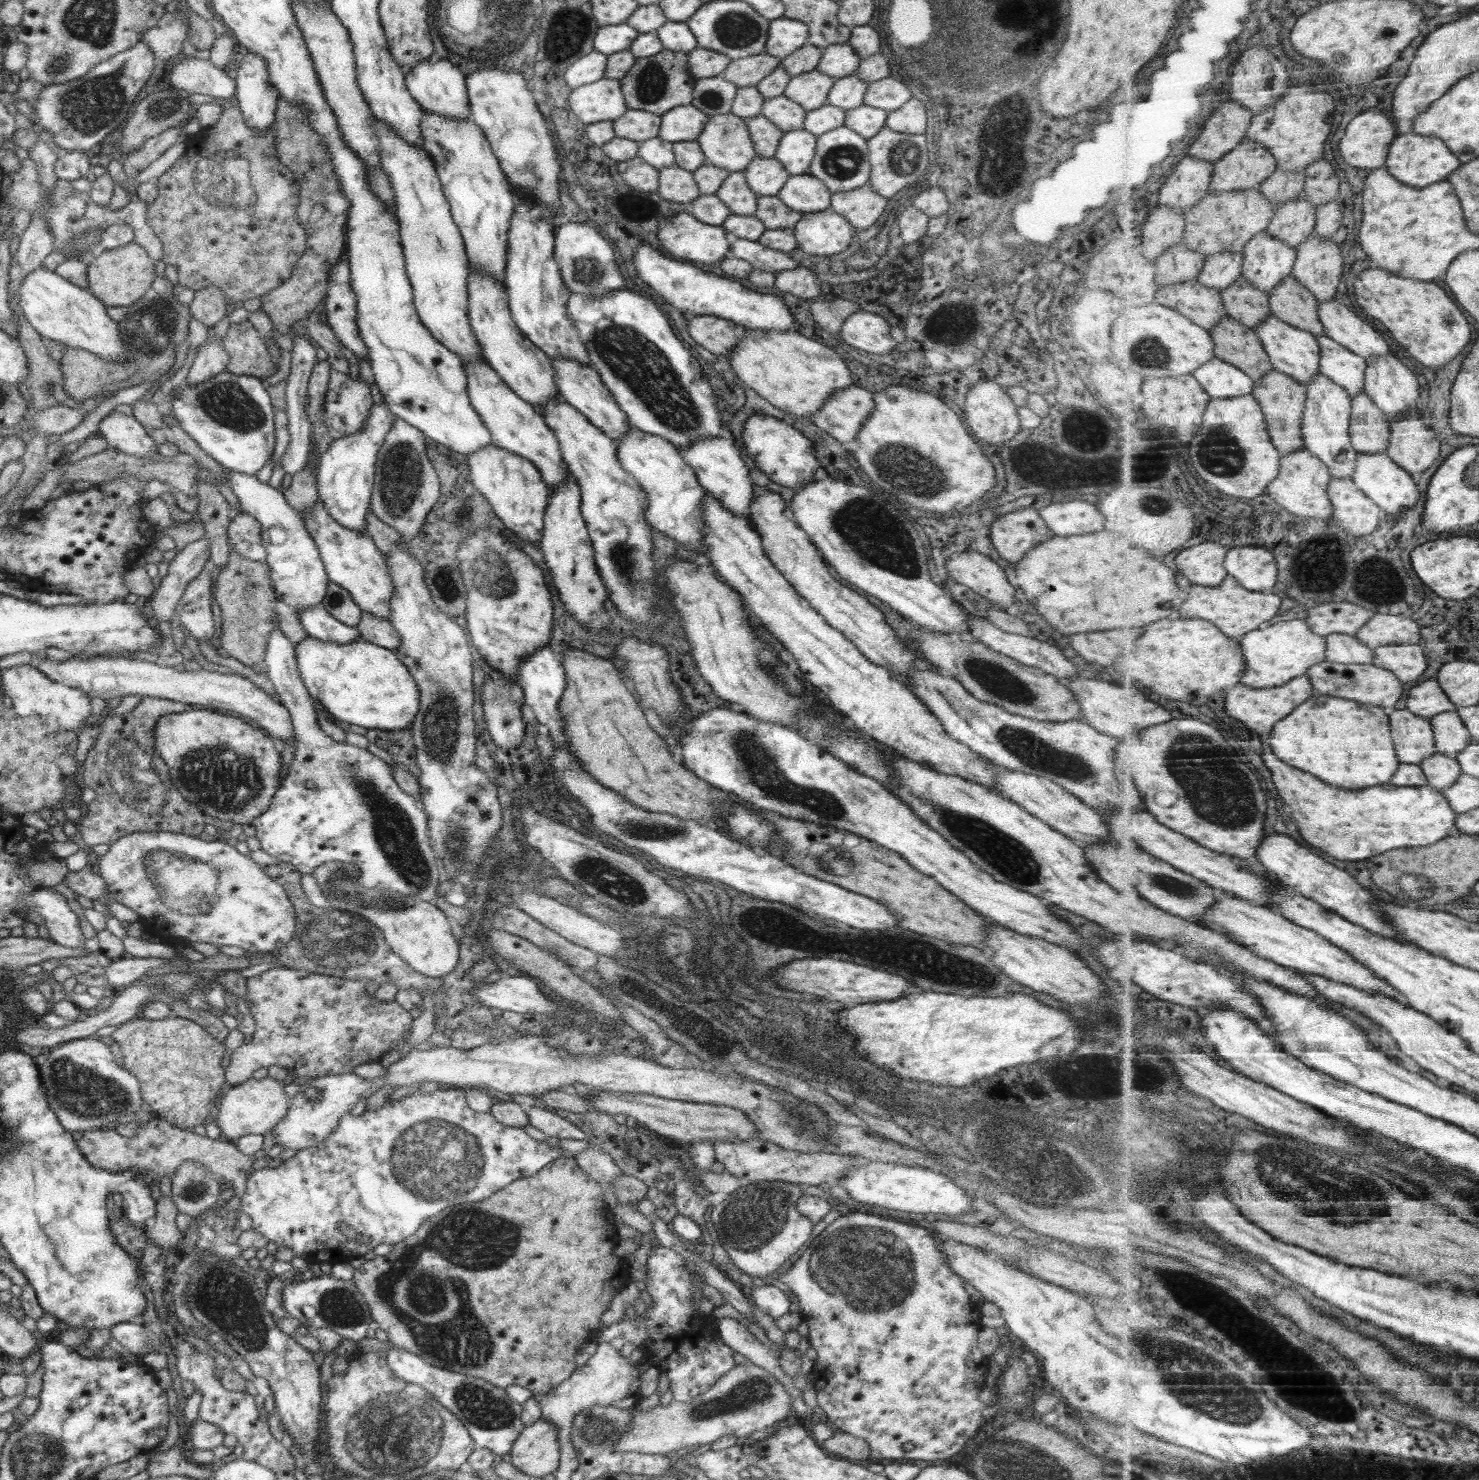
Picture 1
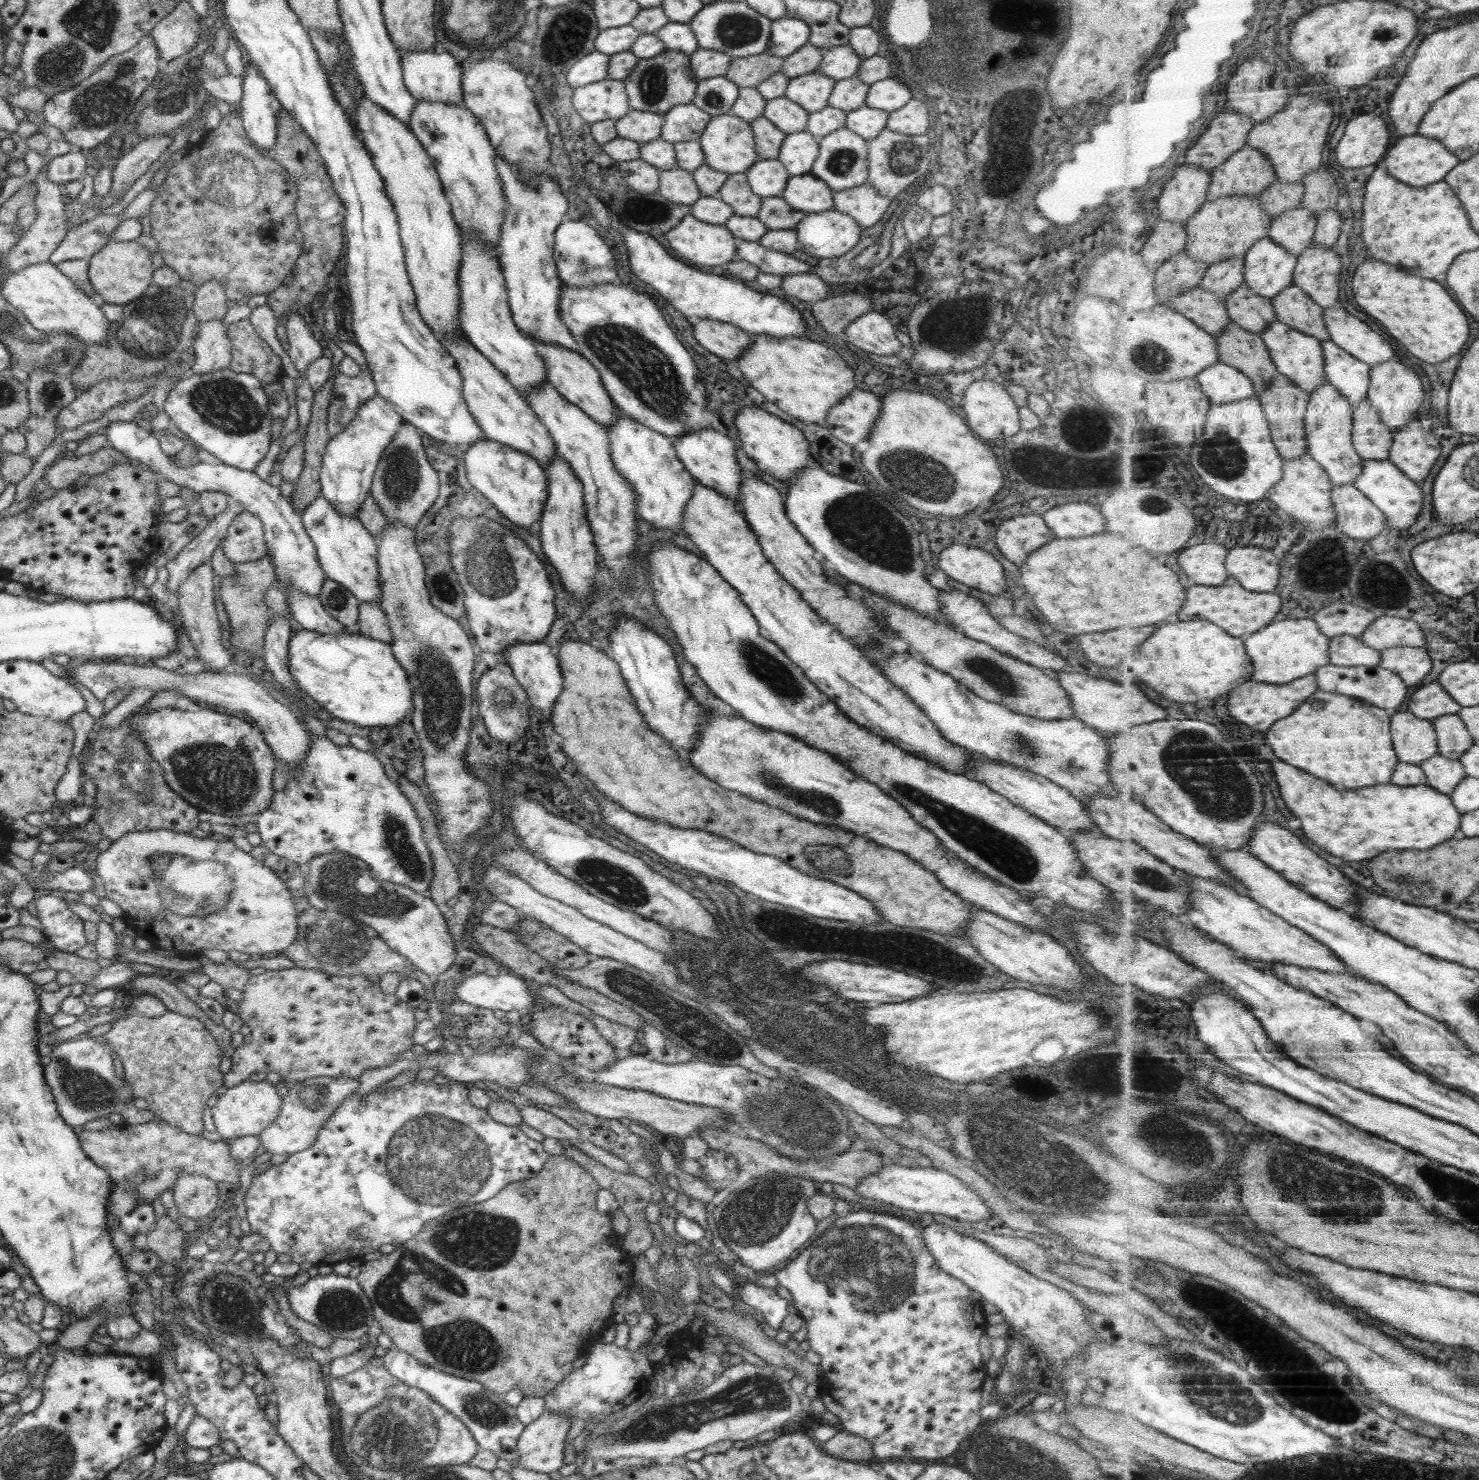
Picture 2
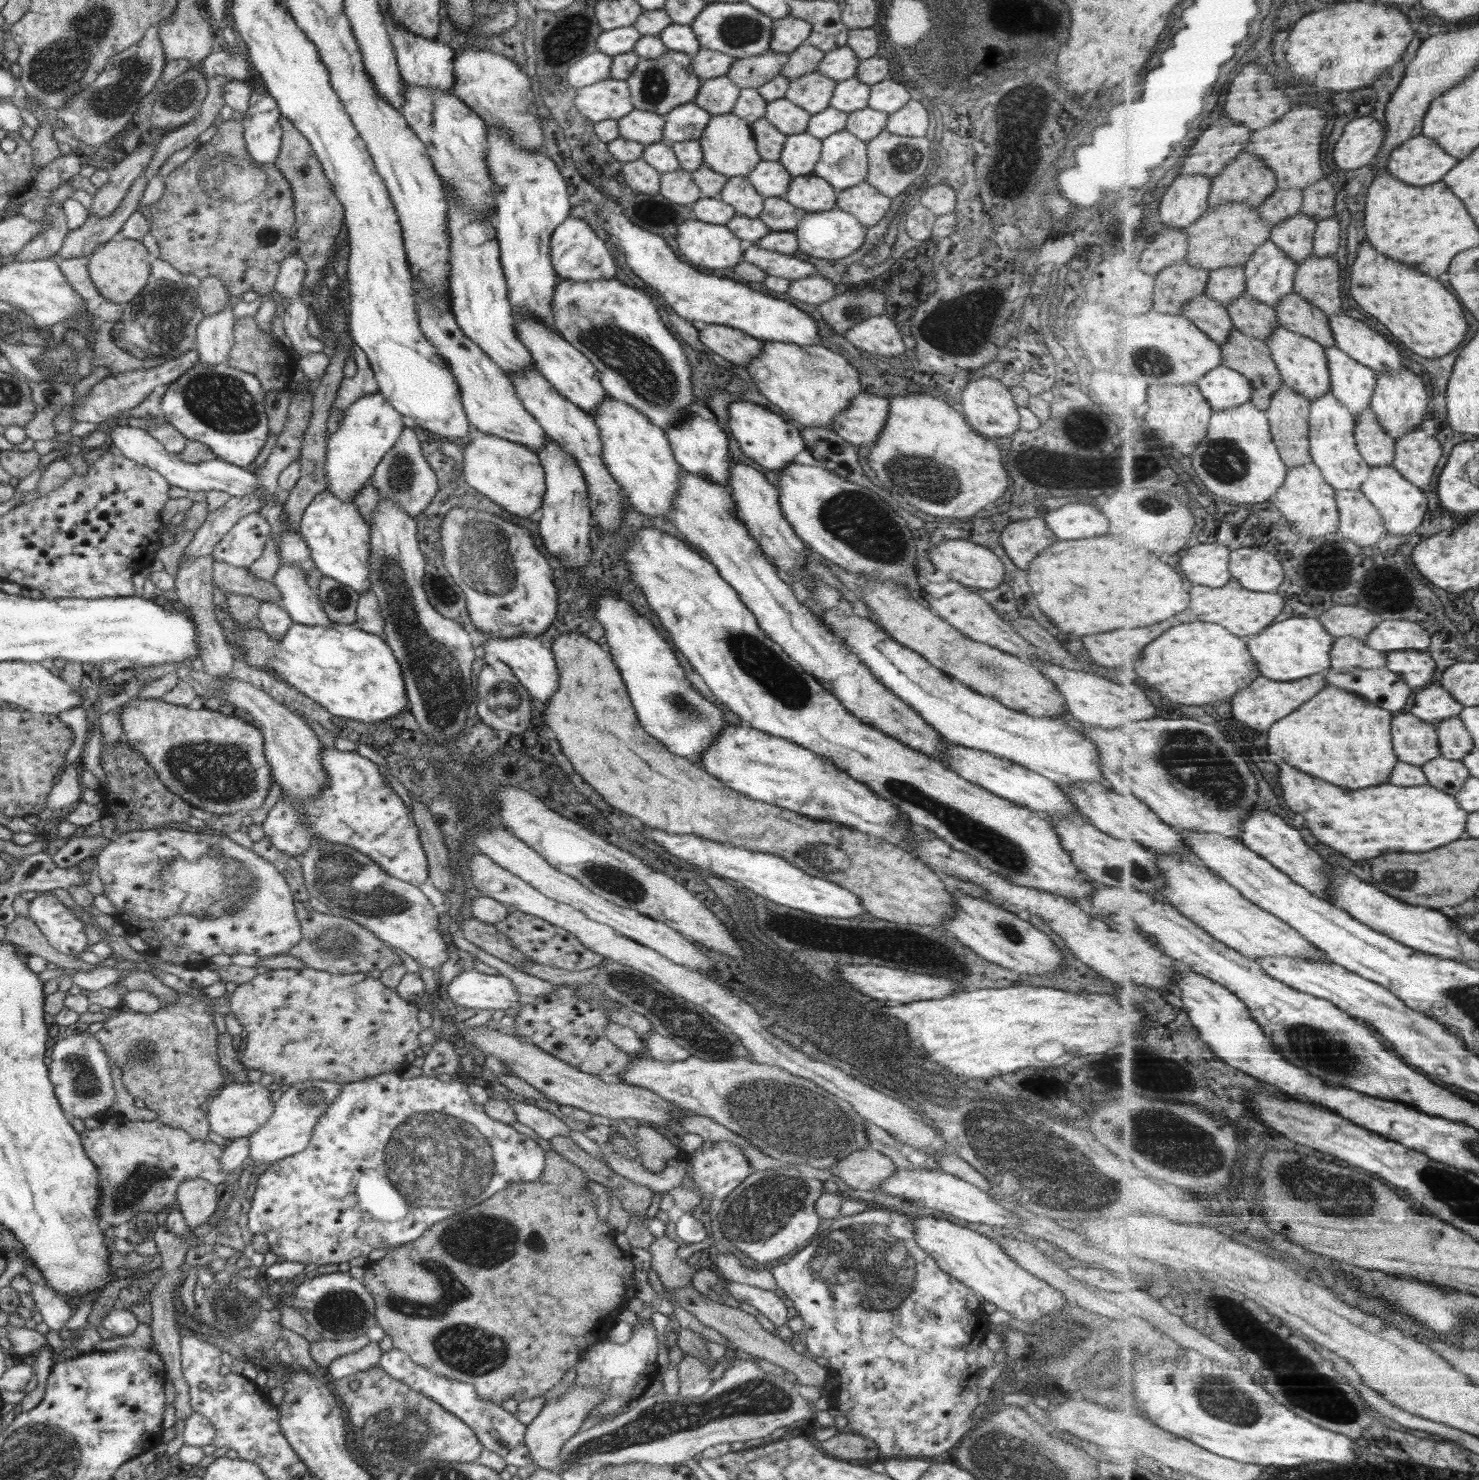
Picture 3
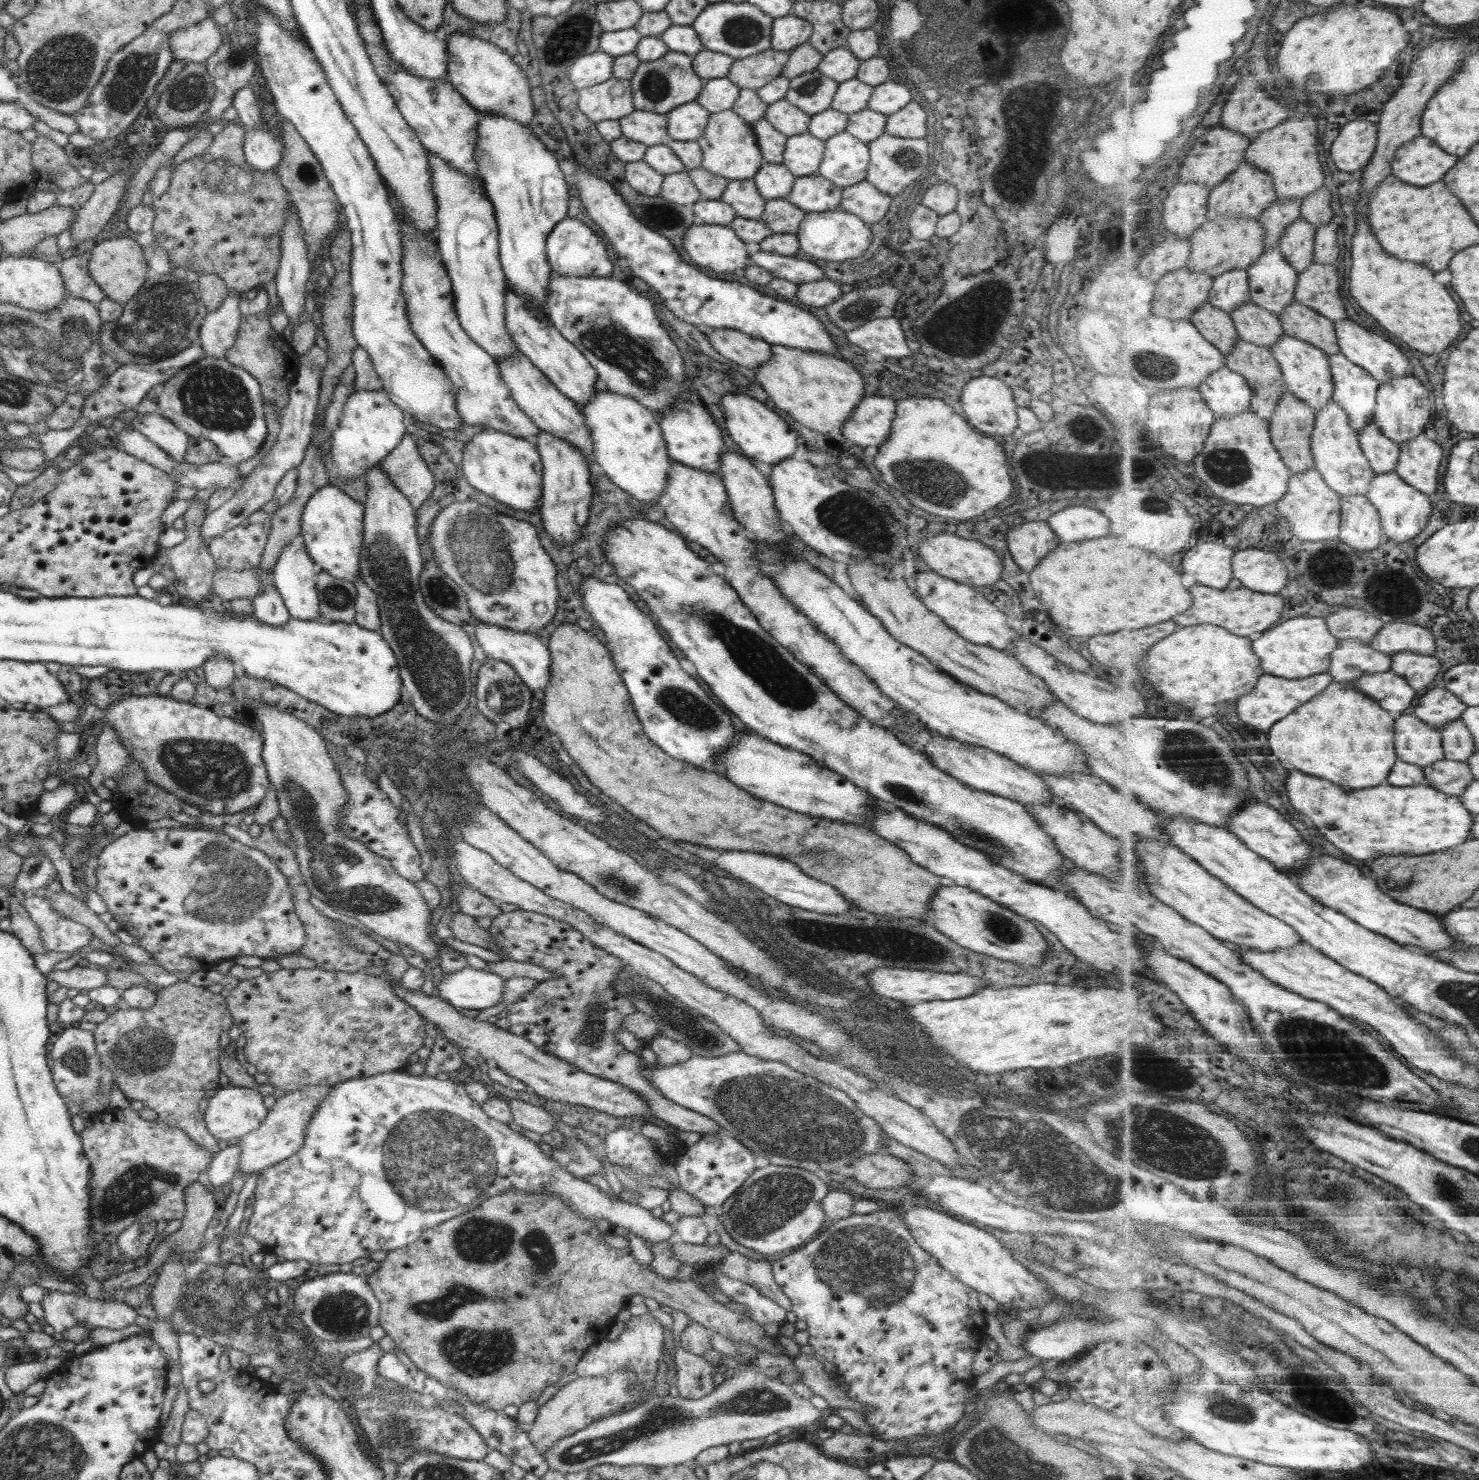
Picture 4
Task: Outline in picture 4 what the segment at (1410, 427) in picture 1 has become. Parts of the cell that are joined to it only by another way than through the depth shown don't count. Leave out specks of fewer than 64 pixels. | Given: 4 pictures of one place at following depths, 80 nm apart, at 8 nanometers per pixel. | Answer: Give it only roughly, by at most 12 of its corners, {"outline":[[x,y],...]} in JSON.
{"outline":[[1424,433],[1401,445],[1400,476],[1436,494],[1445,453]]}

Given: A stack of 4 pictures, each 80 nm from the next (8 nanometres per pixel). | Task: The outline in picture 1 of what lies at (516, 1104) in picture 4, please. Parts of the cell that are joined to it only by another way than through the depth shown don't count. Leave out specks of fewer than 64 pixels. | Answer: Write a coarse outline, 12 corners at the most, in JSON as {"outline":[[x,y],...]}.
{"outline":[[526,1108],[529,1123],[556,1138],[587,1140],[569,1120],[544,1108]]}

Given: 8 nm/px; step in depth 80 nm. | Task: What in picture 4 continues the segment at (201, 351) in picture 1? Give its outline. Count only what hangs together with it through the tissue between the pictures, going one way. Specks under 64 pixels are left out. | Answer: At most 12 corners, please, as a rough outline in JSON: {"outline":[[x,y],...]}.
{"outline":[[230,293],[205,316],[199,344],[205,356],[223,358],[235,343],[242,316]]}

